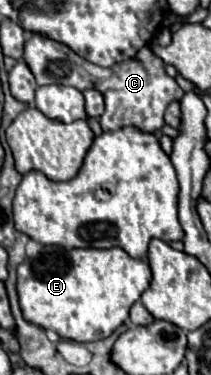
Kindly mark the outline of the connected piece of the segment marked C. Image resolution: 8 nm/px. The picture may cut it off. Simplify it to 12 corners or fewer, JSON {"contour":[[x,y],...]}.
{"contour":[[28,34],[40,86],[98,90],[104,132],[160,132],[184,90],[150,46],[102,68]]}

